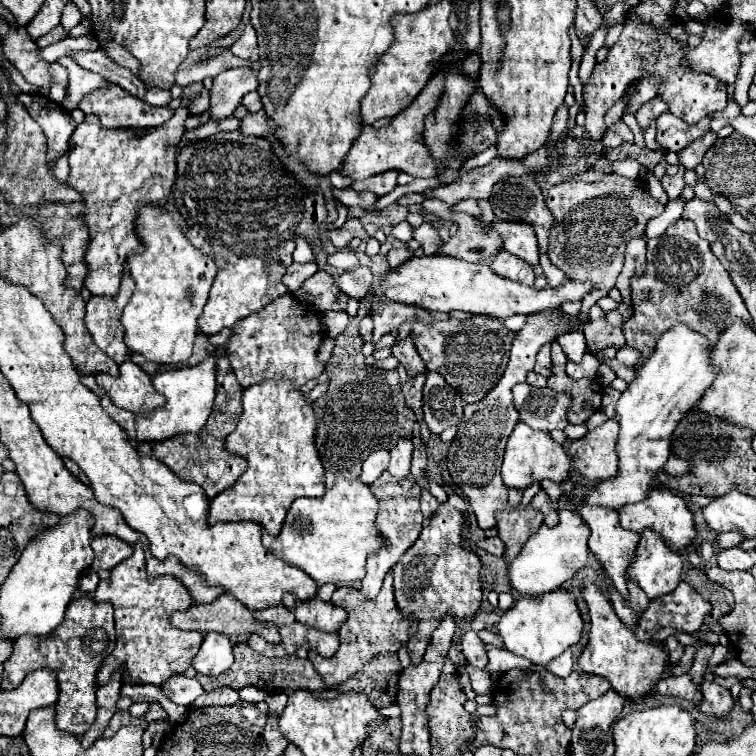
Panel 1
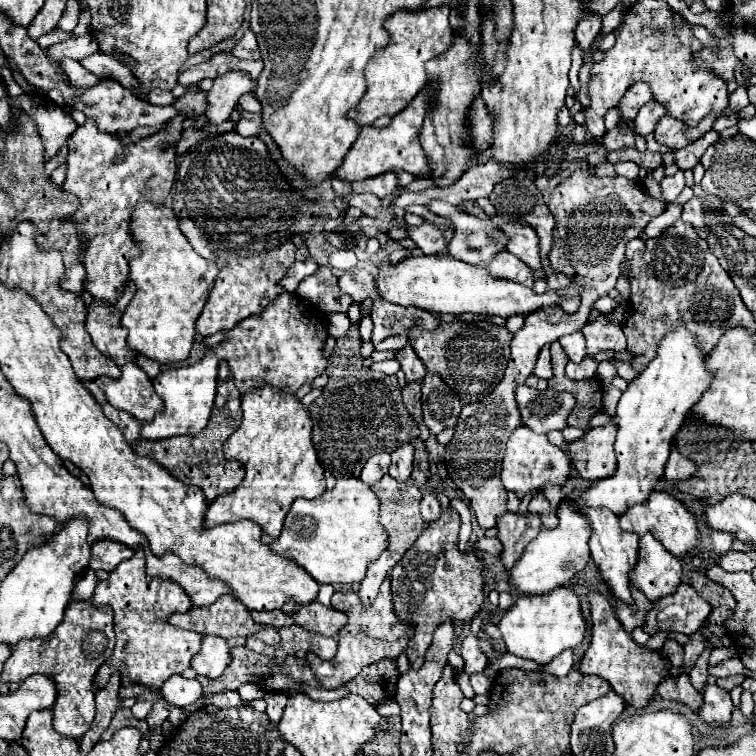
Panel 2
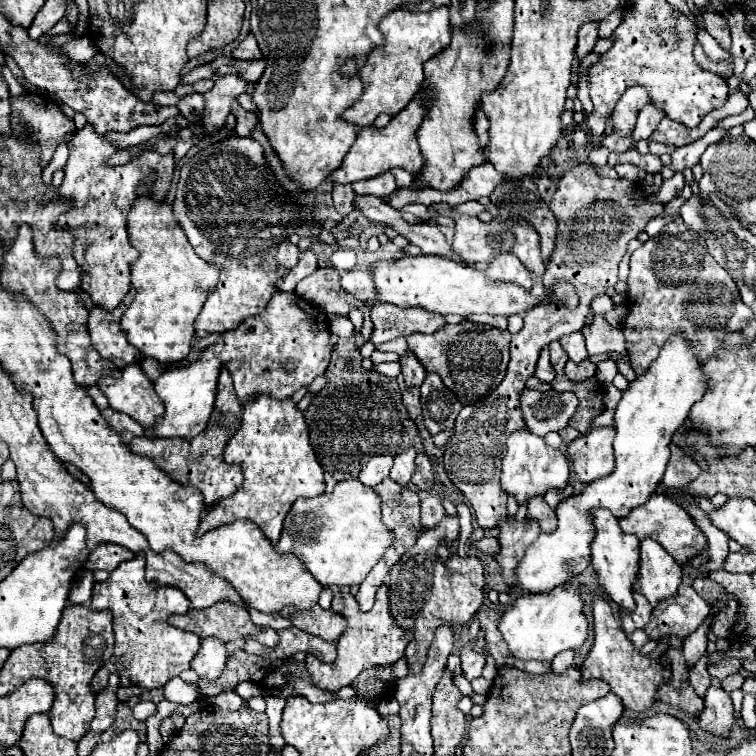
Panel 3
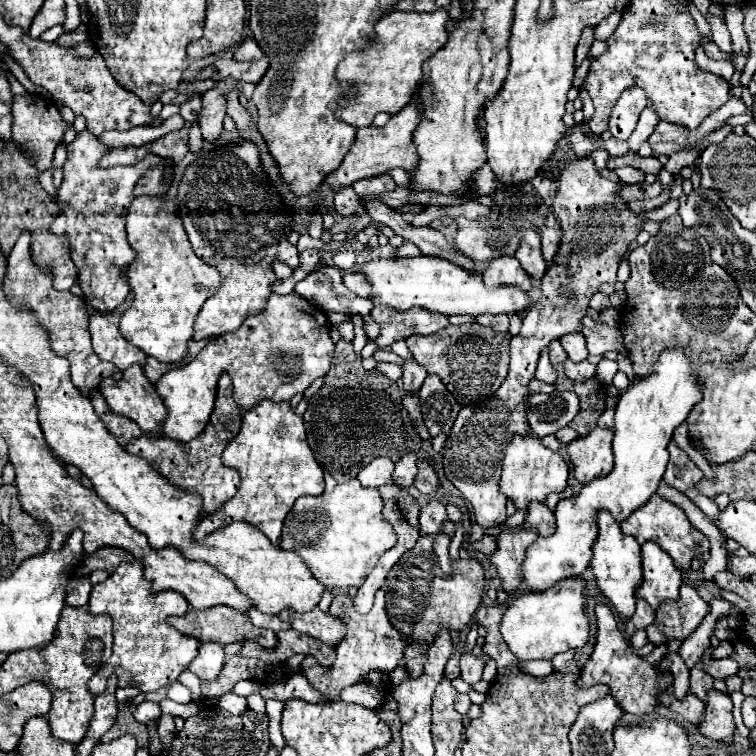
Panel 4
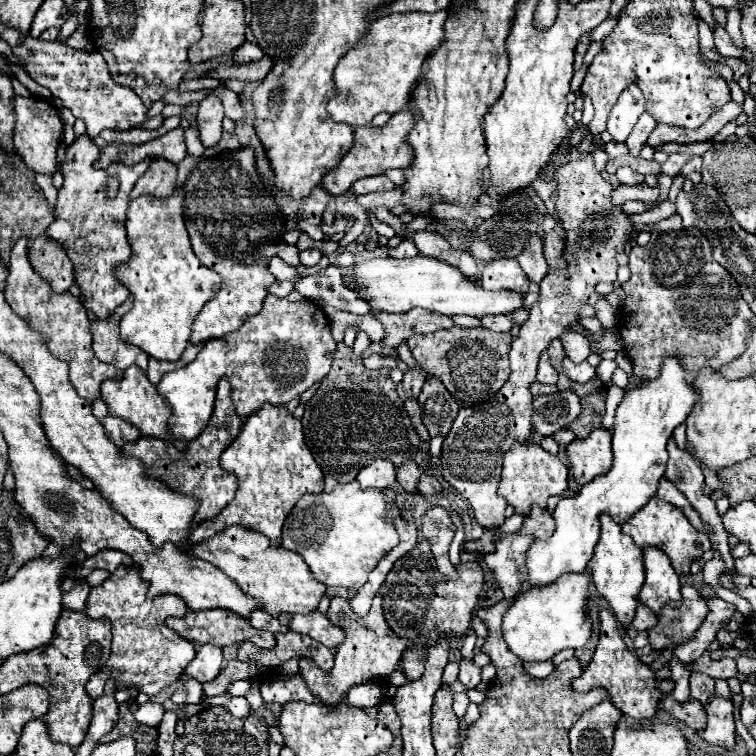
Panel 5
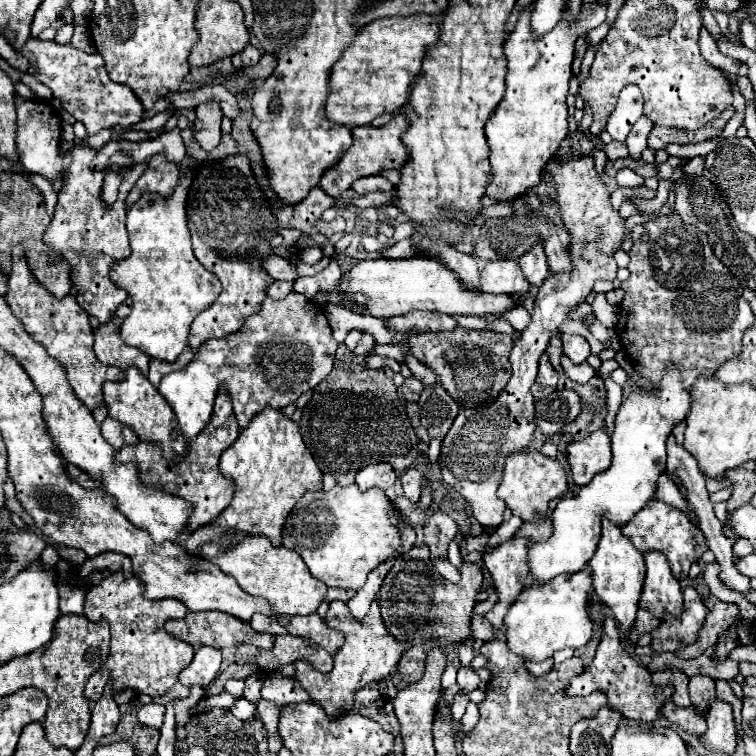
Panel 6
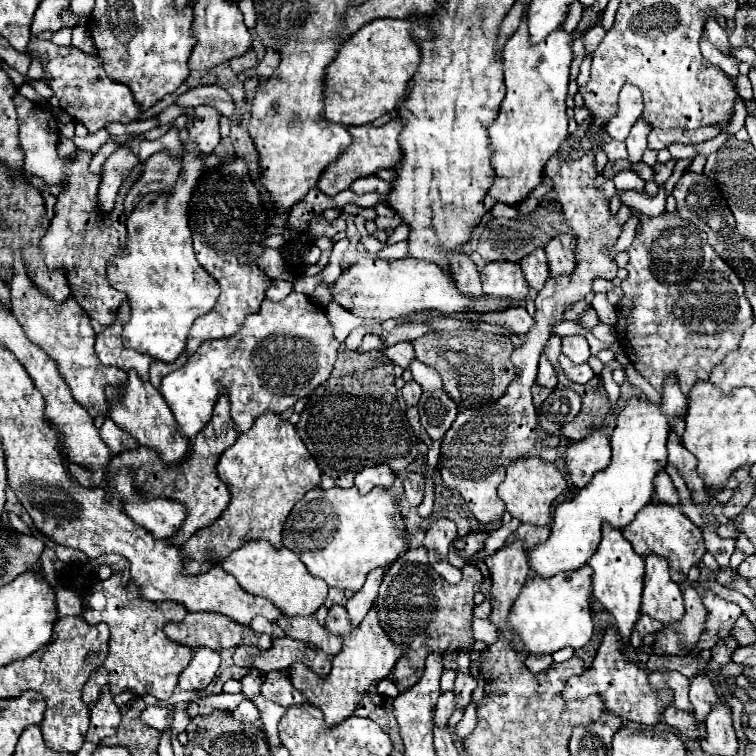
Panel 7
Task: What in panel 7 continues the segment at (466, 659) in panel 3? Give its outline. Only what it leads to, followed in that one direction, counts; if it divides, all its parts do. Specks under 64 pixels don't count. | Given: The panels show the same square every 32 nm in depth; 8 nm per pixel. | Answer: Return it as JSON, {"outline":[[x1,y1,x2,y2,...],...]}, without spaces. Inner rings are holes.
{"outline":[[466,672,466,674,458,674,456,684,454,684,454,692,456,692,456,706,466,708,470,702,470,694,474,692,474,688,478,686,478,680]]}

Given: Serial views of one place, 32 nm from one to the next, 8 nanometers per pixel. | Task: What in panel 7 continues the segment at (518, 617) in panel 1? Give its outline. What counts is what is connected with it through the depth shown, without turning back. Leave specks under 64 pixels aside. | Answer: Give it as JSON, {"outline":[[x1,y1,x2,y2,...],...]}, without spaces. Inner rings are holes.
{"outline":[[582,566,576,572,560,572,552,578,542,580,540,576,530,578,520,596,516,598,508,624,512,626,512,646,526,656,546,656,560,648,582,648,592,638,592,616,590,616,590,596,592,596,592,570]]}

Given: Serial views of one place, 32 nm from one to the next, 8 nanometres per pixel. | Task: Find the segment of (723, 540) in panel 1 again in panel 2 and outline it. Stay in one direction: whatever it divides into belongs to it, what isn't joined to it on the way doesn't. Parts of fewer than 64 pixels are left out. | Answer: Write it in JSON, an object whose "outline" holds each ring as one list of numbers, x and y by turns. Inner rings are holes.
{"outline":[[710,528,710,538,712,538,712,556,716,558,716,562,718,562,718,558,724,554,724,552,728,552,730,550,730,546,736,542,736,538,734,536,728,536,726,532,716,532,716,530,712,530]]}

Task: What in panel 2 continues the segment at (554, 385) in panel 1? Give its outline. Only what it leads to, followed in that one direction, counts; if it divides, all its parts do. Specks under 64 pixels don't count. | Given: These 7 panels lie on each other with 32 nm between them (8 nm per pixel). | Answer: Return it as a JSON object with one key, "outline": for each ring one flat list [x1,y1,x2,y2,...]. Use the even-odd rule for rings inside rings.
{"outline":[[558,342,550,344,550,354,552,354,554,376,552,376,552,380,548,380,548,388,572,392,576,396,576,408,572,408,572,412,568,416,568,424,578,426,578,428,588,428,588,420,596,412,602,410,602,386,600,386,600,382,596,378,570,380,564,372,568,356,564,354,564,350]]}

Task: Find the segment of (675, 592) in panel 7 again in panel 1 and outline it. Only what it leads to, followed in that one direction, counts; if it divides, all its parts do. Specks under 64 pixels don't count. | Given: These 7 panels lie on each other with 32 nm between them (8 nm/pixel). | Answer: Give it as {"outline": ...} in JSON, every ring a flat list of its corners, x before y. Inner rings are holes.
{"outline":[[646,528,640,534,640,542,636,548,636,556,632,558,632,568,628,568,628,576,640,584,650,600,654,600,678,586,682,566,682,554,670,550,664,544,664,538,656,534,656,530]]}

